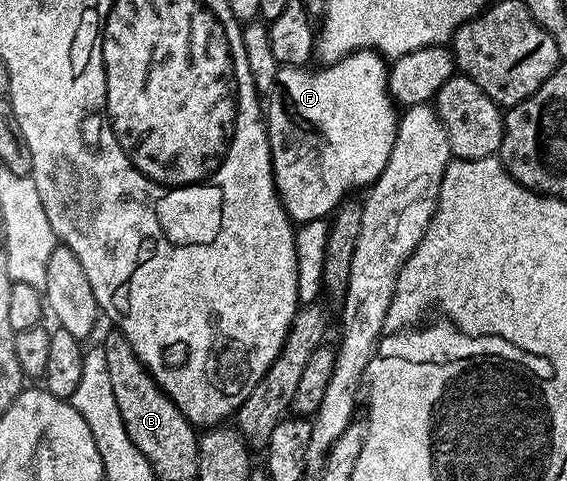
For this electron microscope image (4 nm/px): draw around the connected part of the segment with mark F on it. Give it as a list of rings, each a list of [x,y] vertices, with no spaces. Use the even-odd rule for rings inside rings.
[[[367,48],[357,49],[338,62],[316,70],[289,64],[279,69],[278,79],[268,94],[270,103],[267,101],[264,106],[264,117],[266,134],[270,138],[274,186],[282,207],[295,223],[316,222],[333,215],[349,190],[357,186],[369,187],[380,172],[384,172],[400,117],[388,85],[388,62],[385,60],[377,49]]]

